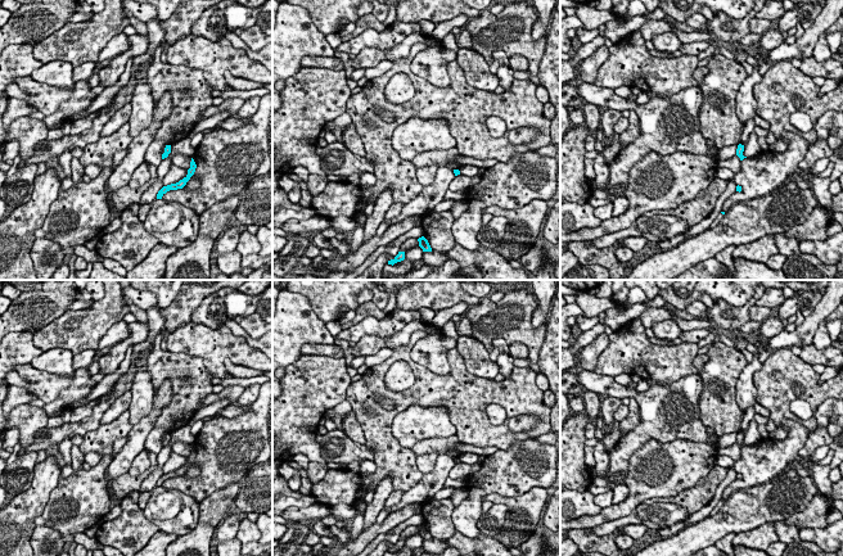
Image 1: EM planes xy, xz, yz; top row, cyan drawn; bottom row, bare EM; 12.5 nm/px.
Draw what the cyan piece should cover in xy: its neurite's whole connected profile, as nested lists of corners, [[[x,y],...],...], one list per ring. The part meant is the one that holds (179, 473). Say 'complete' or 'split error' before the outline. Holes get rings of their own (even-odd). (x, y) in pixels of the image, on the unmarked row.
complete | [[[191,446],[190,456],[188,457],[188,462],[186,462],[182,467],[180,467],[179,470],[176,470],[176,471],[171,471],[171,473],[163,474],[163,475],[158,479],[157,487],[162,487],[162,484],[163,484],[167,479],[170,479],[170,478],[182,476],[182,475],[186,473],[186,470],[190,467],[190,465],[194,462],[195,456],[197,456],[197,452],[195,452],[194,447]]]

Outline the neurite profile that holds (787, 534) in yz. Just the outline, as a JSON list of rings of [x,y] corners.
[[[775,521],[775,530],[781,543],[790,544],[801,541],[799,529],[795,525],[786,525],[785,521]]]

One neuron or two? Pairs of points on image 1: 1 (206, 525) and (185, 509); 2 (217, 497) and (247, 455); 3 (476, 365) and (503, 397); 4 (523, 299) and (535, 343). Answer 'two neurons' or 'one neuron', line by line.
1: two neurons
2: two neurons
3: two neurons
4: one neuron

